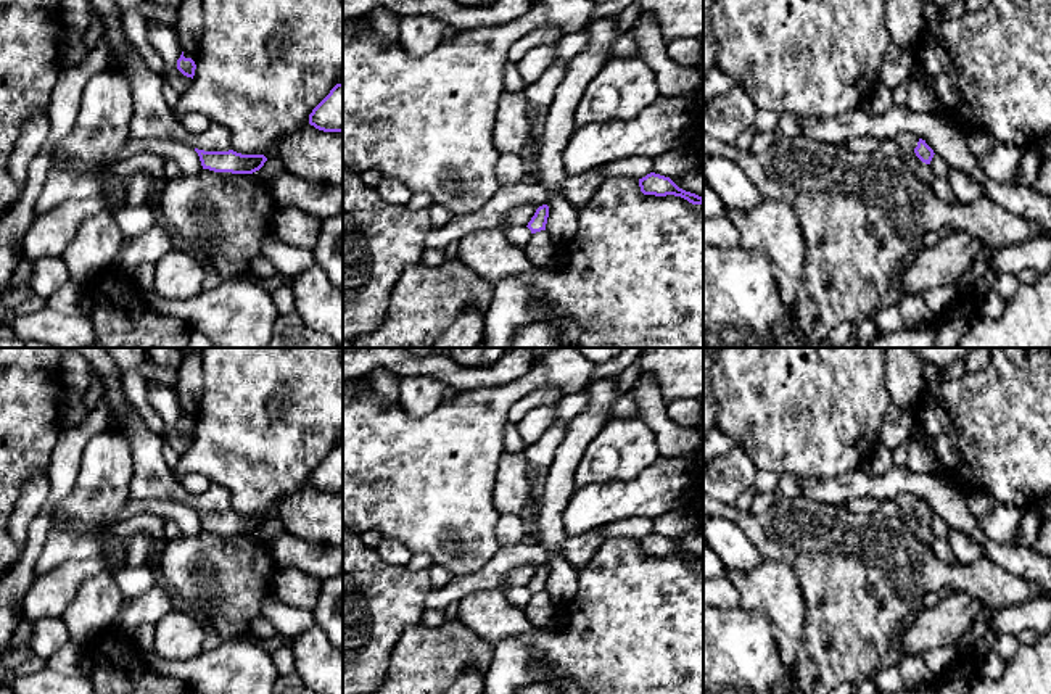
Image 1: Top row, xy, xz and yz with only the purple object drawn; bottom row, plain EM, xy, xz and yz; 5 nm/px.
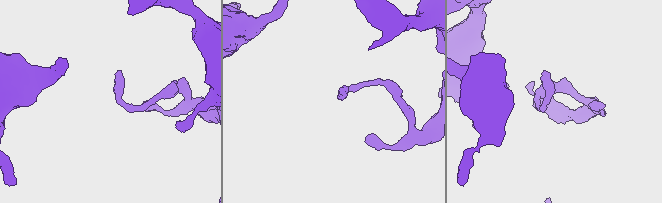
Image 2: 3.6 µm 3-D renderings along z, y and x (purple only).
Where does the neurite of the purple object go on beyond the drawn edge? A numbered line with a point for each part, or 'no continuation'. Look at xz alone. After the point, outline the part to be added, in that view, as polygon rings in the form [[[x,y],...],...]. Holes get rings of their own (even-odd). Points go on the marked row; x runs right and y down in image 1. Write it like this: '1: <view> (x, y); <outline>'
no continuation

